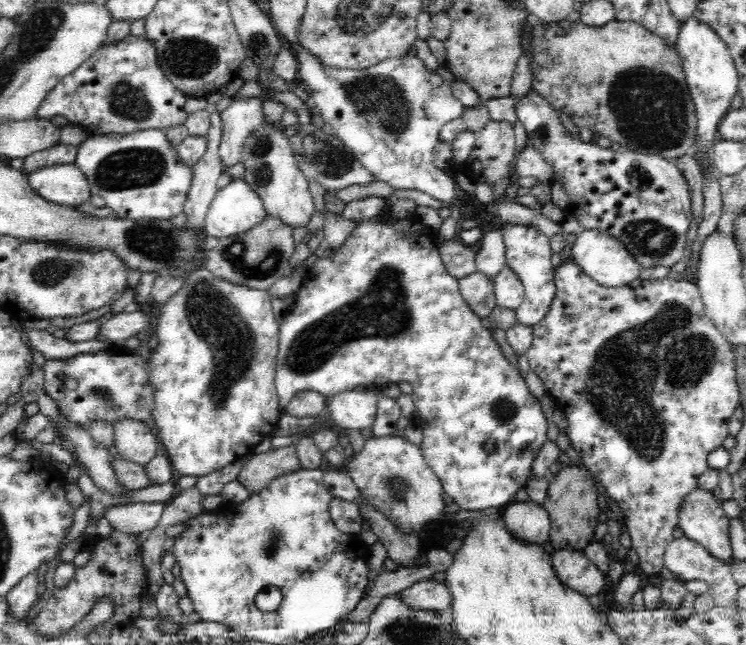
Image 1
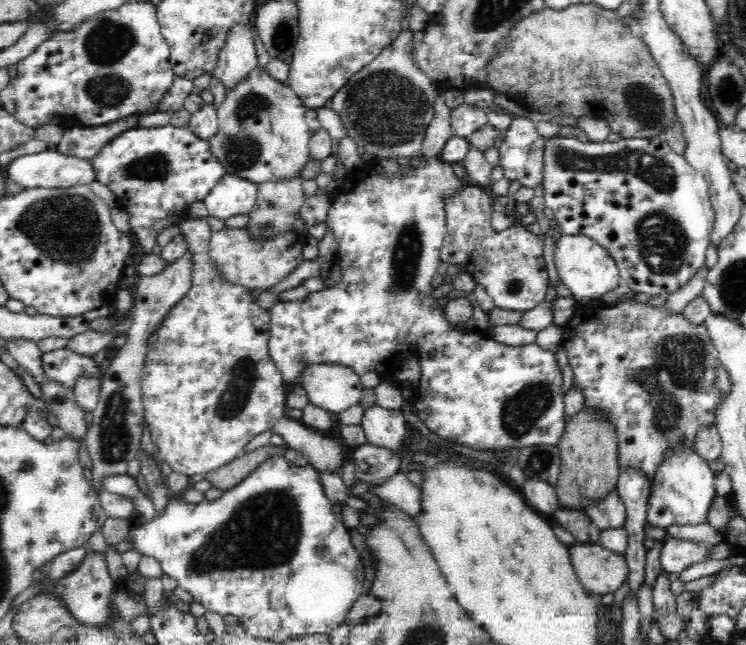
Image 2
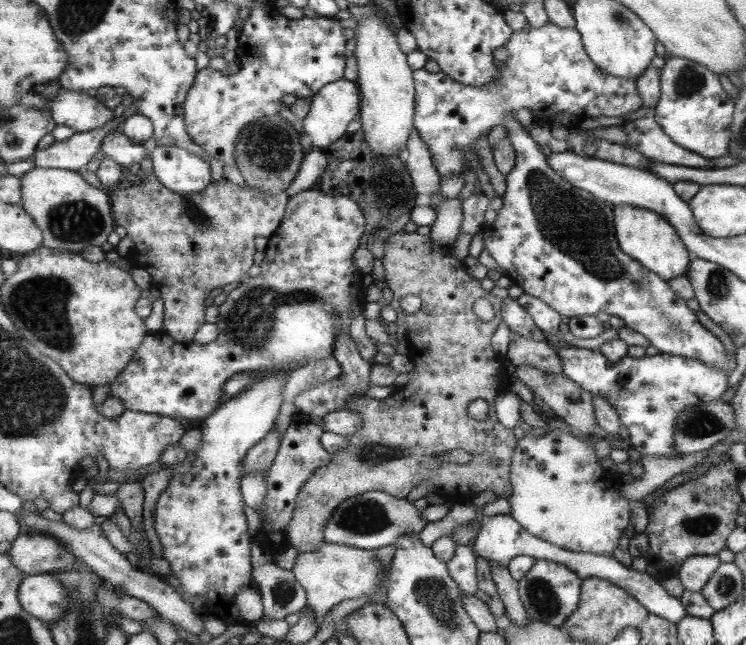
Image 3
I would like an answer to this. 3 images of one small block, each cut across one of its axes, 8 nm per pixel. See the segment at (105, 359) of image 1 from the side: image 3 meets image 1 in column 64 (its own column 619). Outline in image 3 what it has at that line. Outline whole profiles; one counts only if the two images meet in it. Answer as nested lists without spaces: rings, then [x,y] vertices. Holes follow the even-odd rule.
[[[569,346],[568,348],[556,348],[556,352],[563,362],[563,374],[576,383],[578,387],[586,390],[592,396],[599,396],[609,402],[618,414],[621,424],[626,426],[629,434],[631,448],[638,452],[639,456],[675,456],[675,442],[673,441],[676,418],[687,408],[698,406],[700,403],[708,403],[720,400],[720,396],[728,388],[728,376],[722,369],[711,367],[703,360],[674,356],[668,353],[657,352],[653,356],[642,358],[626,355],[618,362],[610,362],[608,357],[599,350],[590,350]]]

